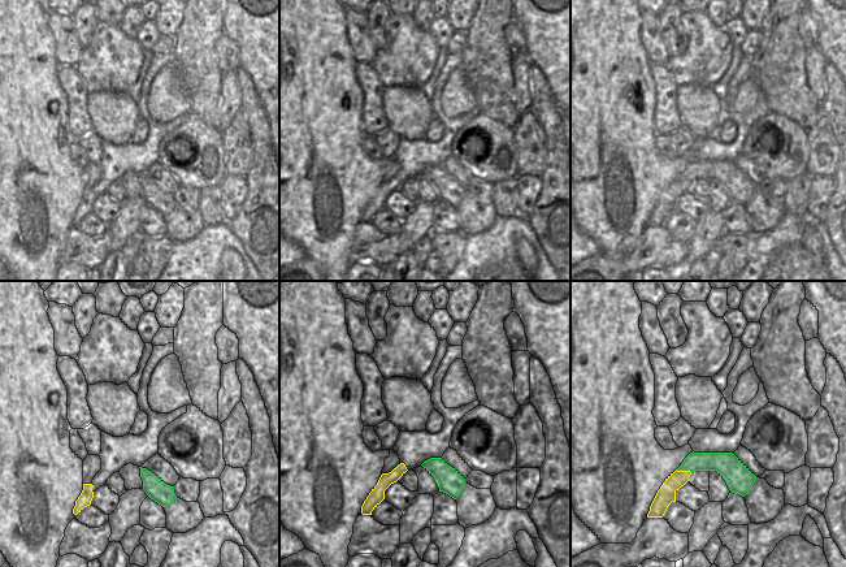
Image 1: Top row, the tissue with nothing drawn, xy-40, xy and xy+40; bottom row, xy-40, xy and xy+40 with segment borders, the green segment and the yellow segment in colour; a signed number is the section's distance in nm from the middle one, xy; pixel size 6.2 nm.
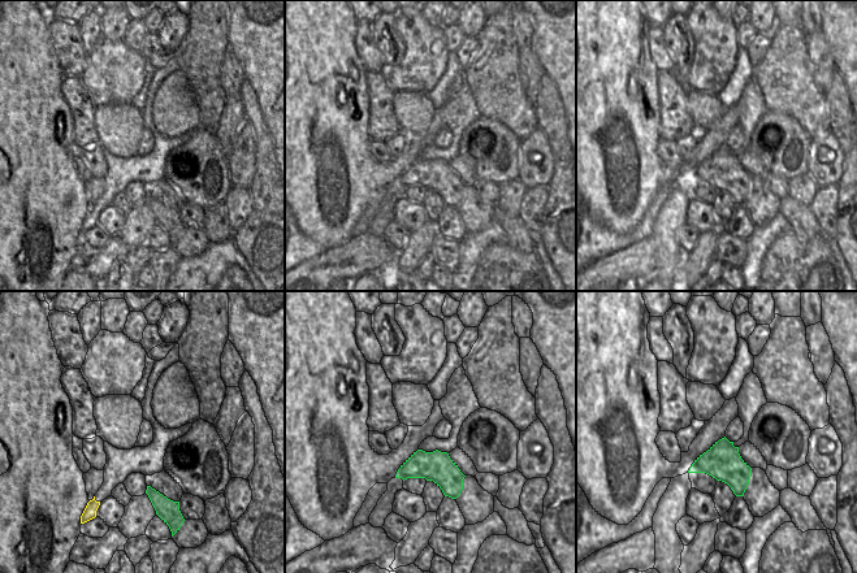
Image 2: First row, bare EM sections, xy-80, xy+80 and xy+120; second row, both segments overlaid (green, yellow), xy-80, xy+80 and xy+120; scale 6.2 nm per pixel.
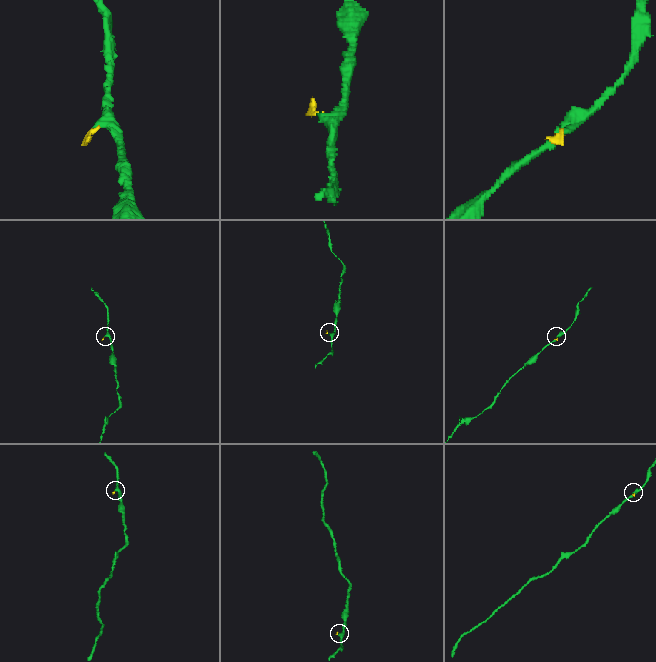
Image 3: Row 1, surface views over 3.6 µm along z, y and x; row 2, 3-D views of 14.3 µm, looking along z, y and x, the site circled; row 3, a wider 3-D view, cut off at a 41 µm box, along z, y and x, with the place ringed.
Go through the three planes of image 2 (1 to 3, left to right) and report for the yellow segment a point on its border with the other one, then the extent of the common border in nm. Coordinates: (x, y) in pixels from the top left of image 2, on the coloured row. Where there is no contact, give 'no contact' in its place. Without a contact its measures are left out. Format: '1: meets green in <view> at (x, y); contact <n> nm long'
1: no contact
2: no contact
3: no contact

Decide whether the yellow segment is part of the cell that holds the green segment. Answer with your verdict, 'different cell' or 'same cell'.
different cell

